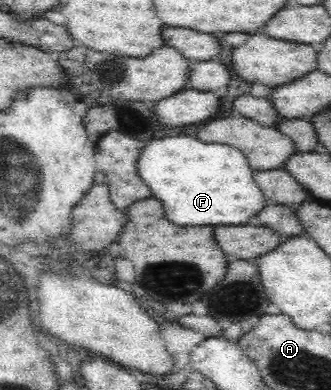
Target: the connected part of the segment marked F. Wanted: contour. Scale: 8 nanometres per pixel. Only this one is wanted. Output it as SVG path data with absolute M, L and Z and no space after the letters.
M188 135L152 139L144 143L136 170L152 197L162 201L168 221L176 225L240 225L268 203L252 178L248 160L231 145L208 143Z

